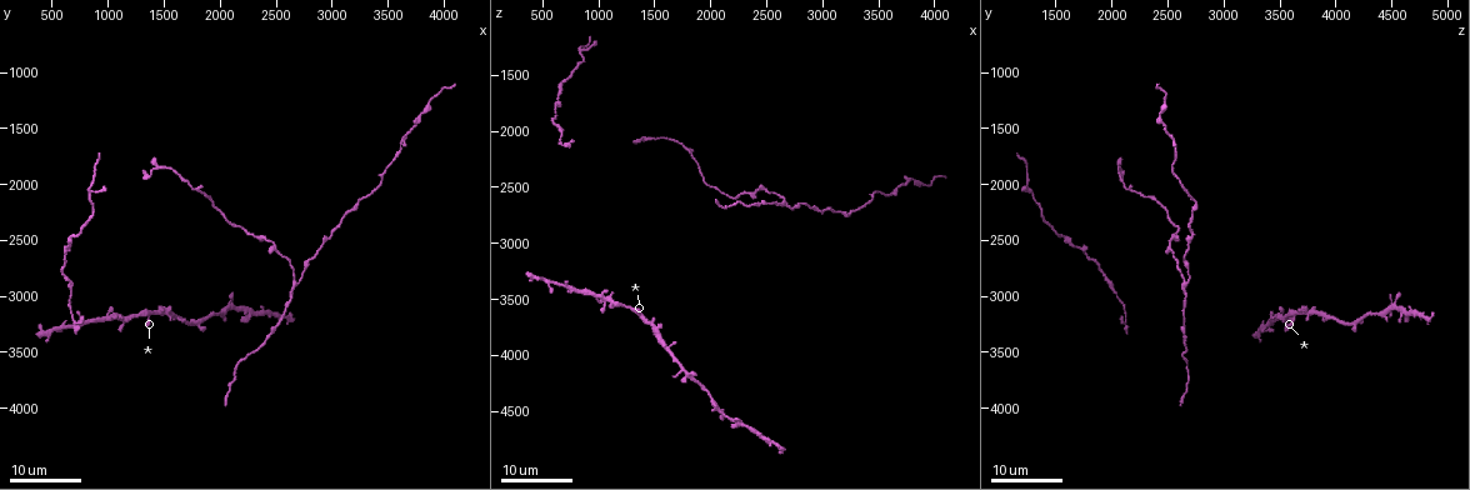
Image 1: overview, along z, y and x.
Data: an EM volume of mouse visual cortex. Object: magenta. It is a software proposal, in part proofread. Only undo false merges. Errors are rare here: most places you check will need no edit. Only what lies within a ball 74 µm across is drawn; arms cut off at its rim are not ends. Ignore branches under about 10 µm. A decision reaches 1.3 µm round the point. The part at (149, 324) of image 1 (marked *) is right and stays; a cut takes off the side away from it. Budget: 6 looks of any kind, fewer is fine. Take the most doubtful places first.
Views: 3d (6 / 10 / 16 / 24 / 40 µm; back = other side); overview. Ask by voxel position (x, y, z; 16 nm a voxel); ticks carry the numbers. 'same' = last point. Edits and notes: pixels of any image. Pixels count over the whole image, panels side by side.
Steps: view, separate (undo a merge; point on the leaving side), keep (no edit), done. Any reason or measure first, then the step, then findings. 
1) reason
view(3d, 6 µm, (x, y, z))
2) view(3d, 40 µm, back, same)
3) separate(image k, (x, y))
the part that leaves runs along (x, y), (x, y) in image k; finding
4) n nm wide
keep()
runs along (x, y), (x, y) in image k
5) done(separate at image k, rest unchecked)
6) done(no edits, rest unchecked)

side arm on a straight run
view(3d, 16 µm, (2660, 2900, 2660))

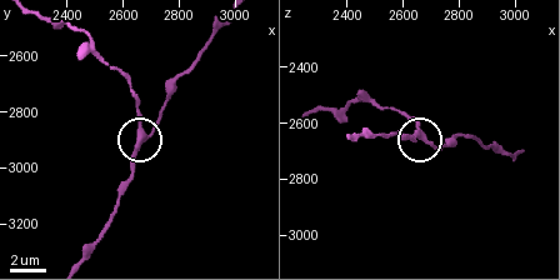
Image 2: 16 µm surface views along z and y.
view(3d, 6 µm, (2690, 2890, 2650))

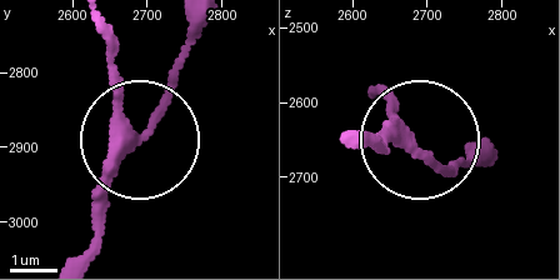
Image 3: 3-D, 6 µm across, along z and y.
keep()
continuous, no second cell

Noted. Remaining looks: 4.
three arms meet
view(3d, 16 µm, (1360, 3140, 3660))

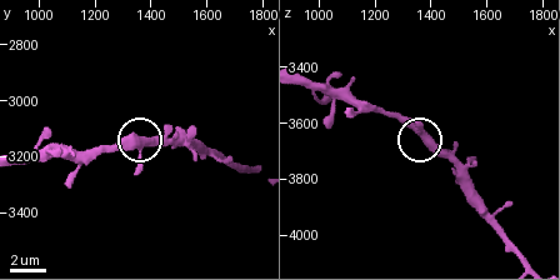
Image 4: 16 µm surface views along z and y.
view(3d, 6 µm, same)

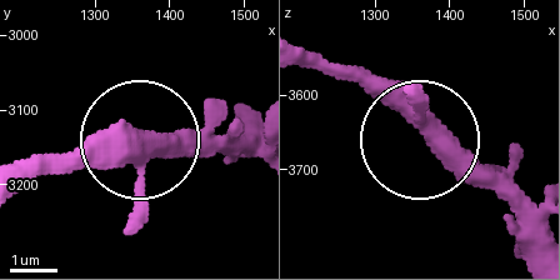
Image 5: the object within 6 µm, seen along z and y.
370 nm wide
keep()
all the same cell

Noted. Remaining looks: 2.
narrows sharply
view(3d, 16 µm, (2440, 2520, 2500))

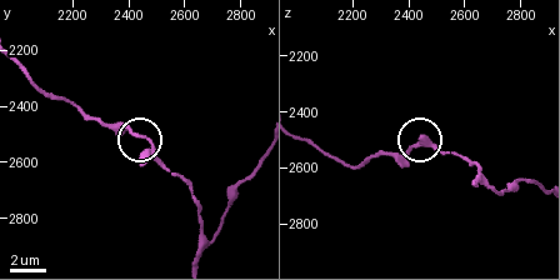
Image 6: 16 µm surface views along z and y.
zoom in
view(3d, 10 µm, same)

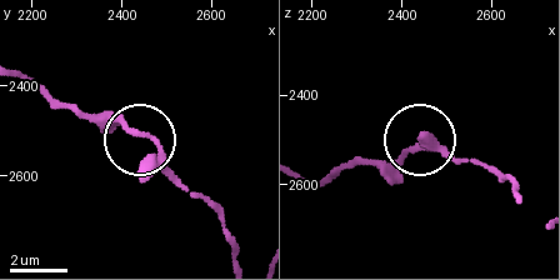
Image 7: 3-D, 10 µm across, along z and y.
200 nm wide
keep()
runs along (231, 253), (218, 216), (153, 145), (124, 128), (84, 119) in image 7; one cell here

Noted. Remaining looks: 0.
done(no edits, rest unchecked)

